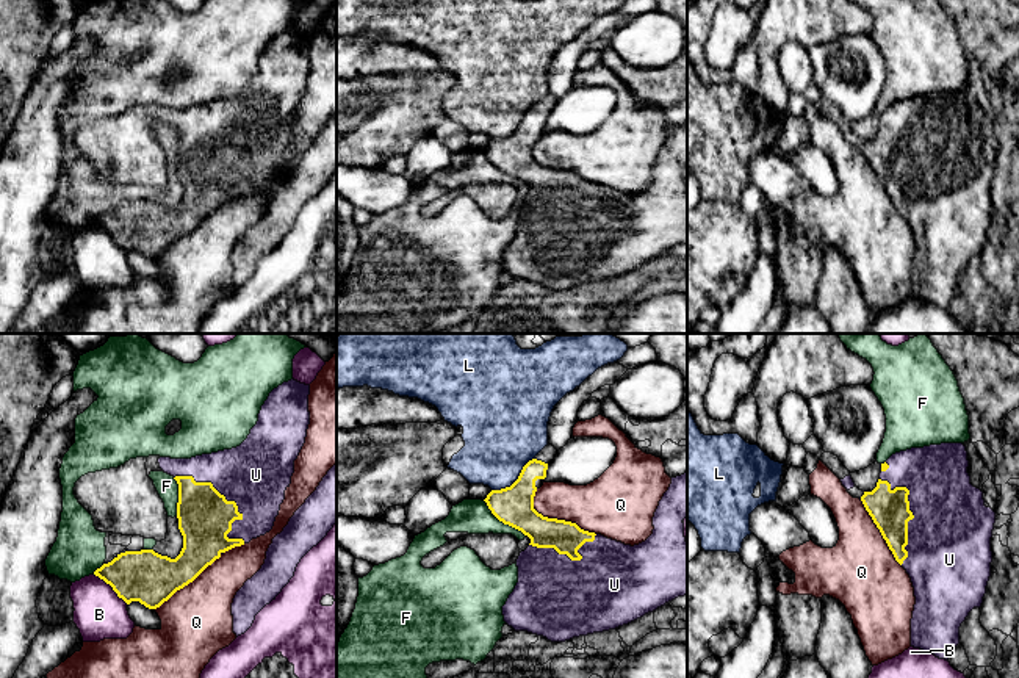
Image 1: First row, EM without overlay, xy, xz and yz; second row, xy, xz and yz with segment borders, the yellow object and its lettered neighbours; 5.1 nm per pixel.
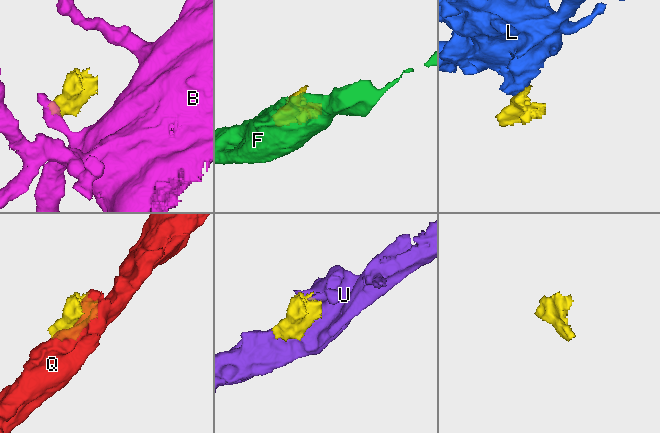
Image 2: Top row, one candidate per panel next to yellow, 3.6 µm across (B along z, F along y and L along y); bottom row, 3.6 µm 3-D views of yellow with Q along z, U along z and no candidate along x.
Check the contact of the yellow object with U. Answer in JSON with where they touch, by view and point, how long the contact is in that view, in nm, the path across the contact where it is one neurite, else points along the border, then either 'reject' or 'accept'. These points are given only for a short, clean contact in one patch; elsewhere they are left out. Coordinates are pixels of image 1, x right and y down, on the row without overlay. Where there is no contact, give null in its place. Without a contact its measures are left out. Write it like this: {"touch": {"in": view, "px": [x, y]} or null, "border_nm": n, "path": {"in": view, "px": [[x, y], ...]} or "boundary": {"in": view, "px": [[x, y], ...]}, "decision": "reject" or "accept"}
{"touch": {"in": "xy", "px": [232, 151]}, "border_nm": 500, "decision": "accept"}

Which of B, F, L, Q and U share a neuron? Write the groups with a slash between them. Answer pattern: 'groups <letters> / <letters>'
groups B / F / L / Q / U

